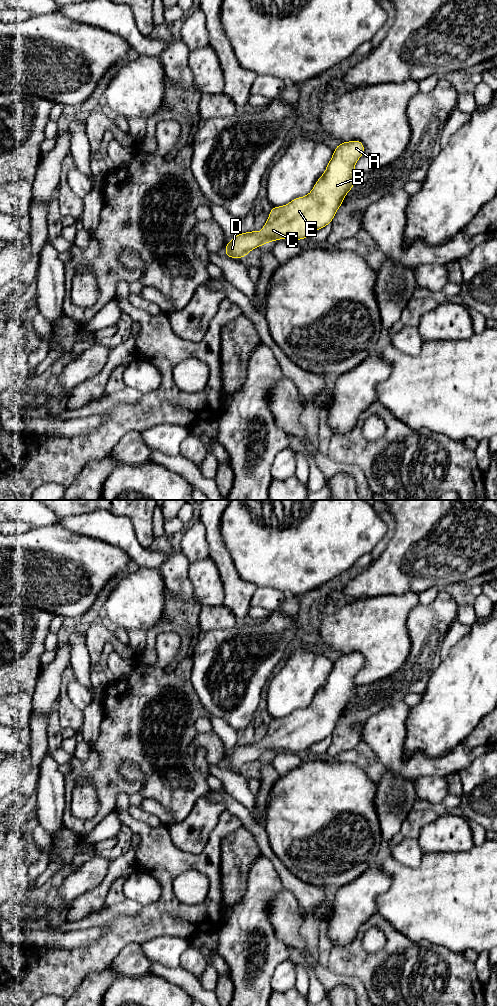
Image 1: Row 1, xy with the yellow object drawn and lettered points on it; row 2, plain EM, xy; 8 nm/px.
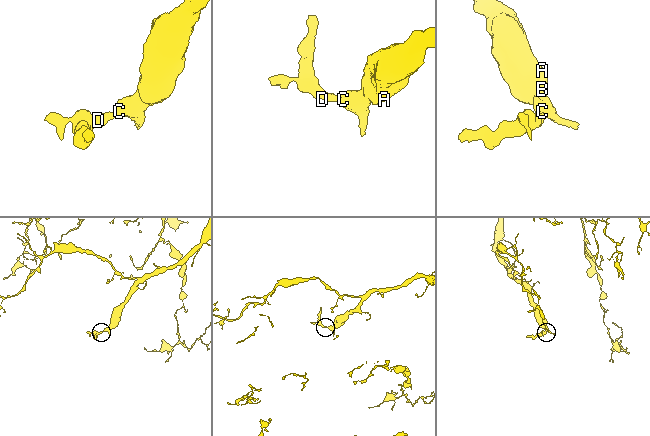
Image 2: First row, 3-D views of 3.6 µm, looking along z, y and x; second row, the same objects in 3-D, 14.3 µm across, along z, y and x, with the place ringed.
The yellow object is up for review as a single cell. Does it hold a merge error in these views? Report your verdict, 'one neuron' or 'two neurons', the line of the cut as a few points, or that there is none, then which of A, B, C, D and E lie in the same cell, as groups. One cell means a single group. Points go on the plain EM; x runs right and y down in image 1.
one neuron; no cut; A B C D E

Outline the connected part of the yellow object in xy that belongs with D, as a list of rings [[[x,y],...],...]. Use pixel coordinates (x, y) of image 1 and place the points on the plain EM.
[[[359,652],[340,655],[333,663],[333,668],[327,676],[325,684],[319,689],[308,707],[295,710],[286,717],[272,719],[261,744],[254,742],[236,746],[233,752],[225,757],[225,766],[229,770],[244,770],[251,762],[268,754],[279,751],[297,753],[309,750],[314,743],[330,736],[346,706],[355,697],[359,685],[355,683],[354,678],[364,663],[364,657]]]

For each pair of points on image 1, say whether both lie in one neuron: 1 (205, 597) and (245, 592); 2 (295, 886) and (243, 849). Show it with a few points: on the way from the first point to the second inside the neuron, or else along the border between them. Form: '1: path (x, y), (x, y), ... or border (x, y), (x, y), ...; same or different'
1: border (218, 572), (223, 587), (222, 604); different
2: border (251, 830), (261, 852); different

